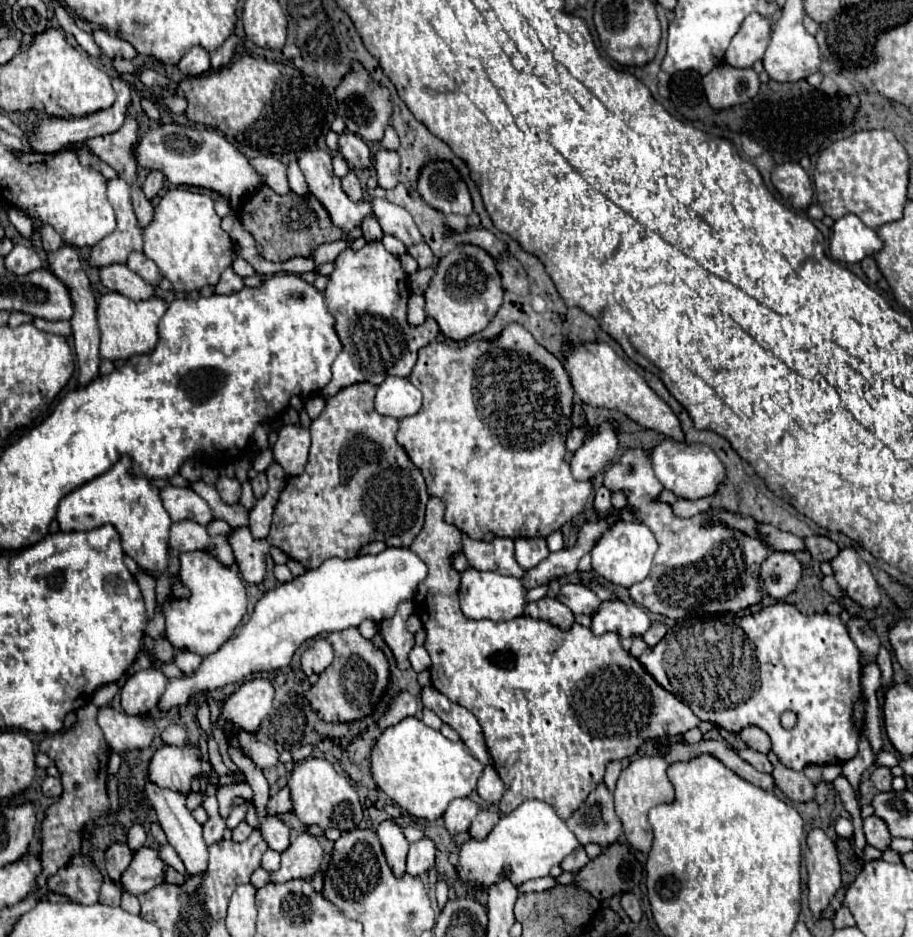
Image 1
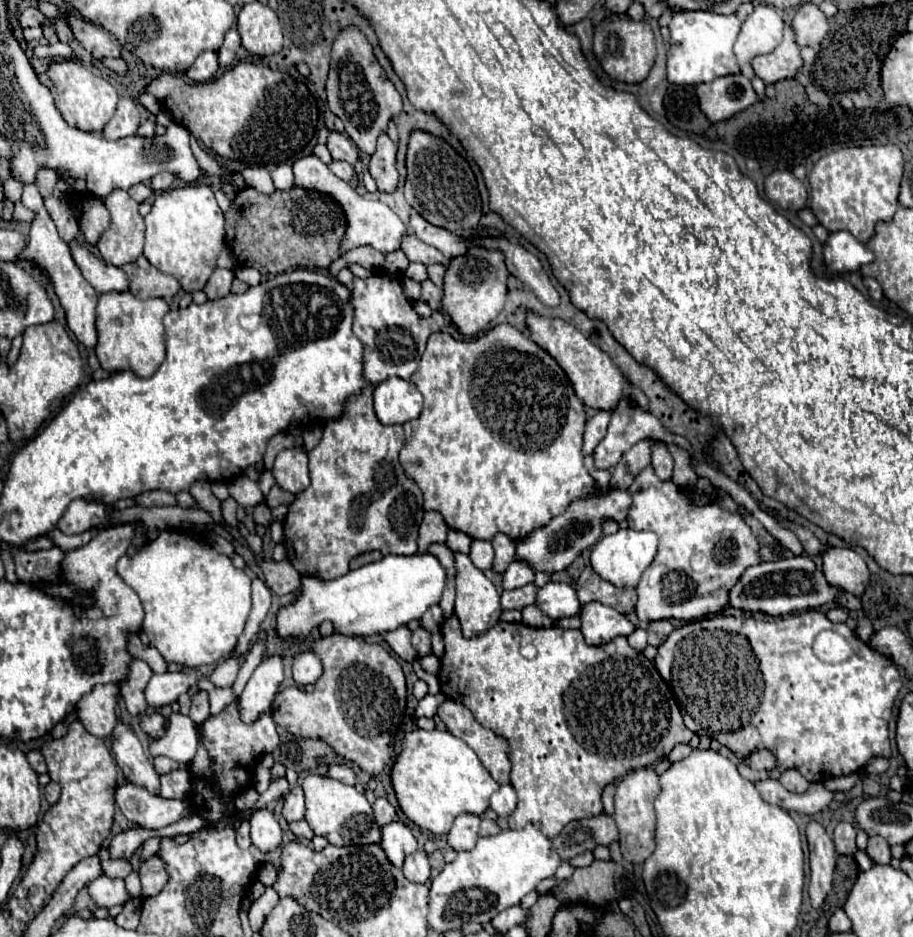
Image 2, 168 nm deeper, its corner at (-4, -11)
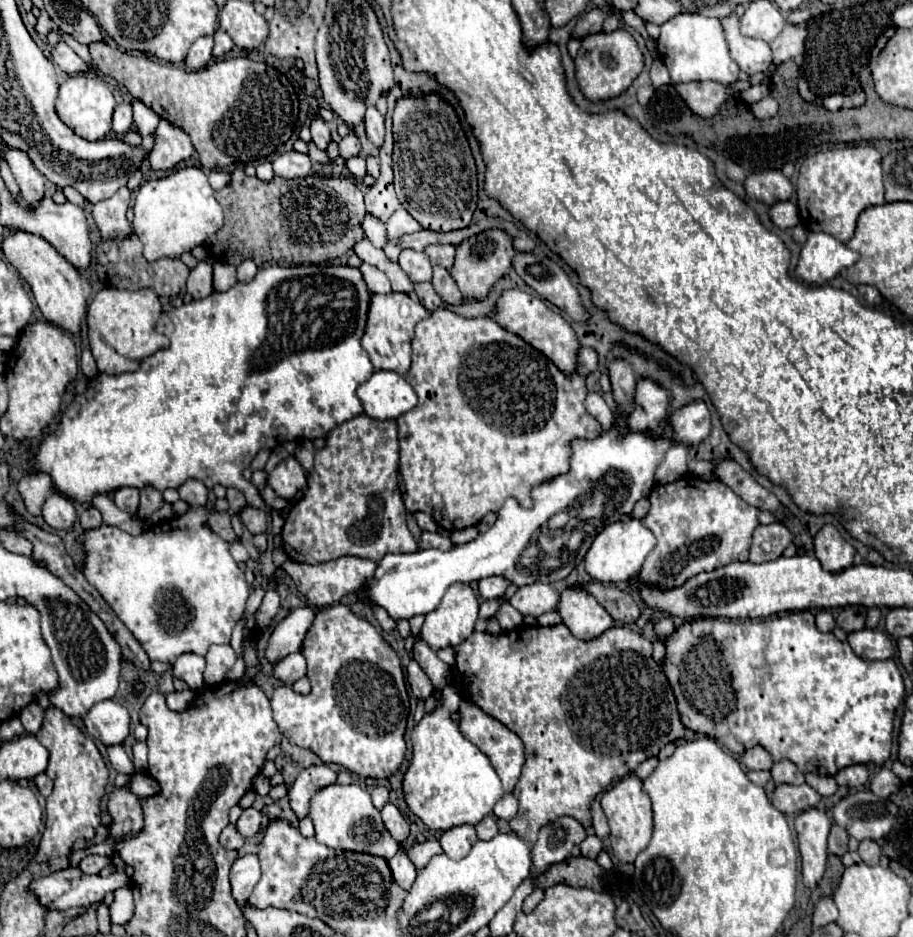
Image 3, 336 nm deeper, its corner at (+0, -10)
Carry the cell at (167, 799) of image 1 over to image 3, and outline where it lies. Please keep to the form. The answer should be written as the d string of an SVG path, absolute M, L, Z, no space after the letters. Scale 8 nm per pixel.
M113 700L93 704L93 708L81 718L81 722L87 728L87 734L107 746L121 744L129 734L129 714L121 704Z

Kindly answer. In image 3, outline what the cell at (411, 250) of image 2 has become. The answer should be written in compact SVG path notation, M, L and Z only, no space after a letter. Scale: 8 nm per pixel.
M435 244L435 246L427 246L425 252L429 254L433 264L441 264L443 268L451 268L453 266L453 258L455 258L455 246L453 244Z

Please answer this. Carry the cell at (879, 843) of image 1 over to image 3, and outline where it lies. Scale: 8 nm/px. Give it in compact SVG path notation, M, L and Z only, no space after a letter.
M863 840L861 844L859 844L859 856L861 856L861 860L865 862L865 864L869 864L869 866L875 866L875 864L879 864L879 858L881 858L881 848L879 848L879 844L877 842L873 842L873 840Z

